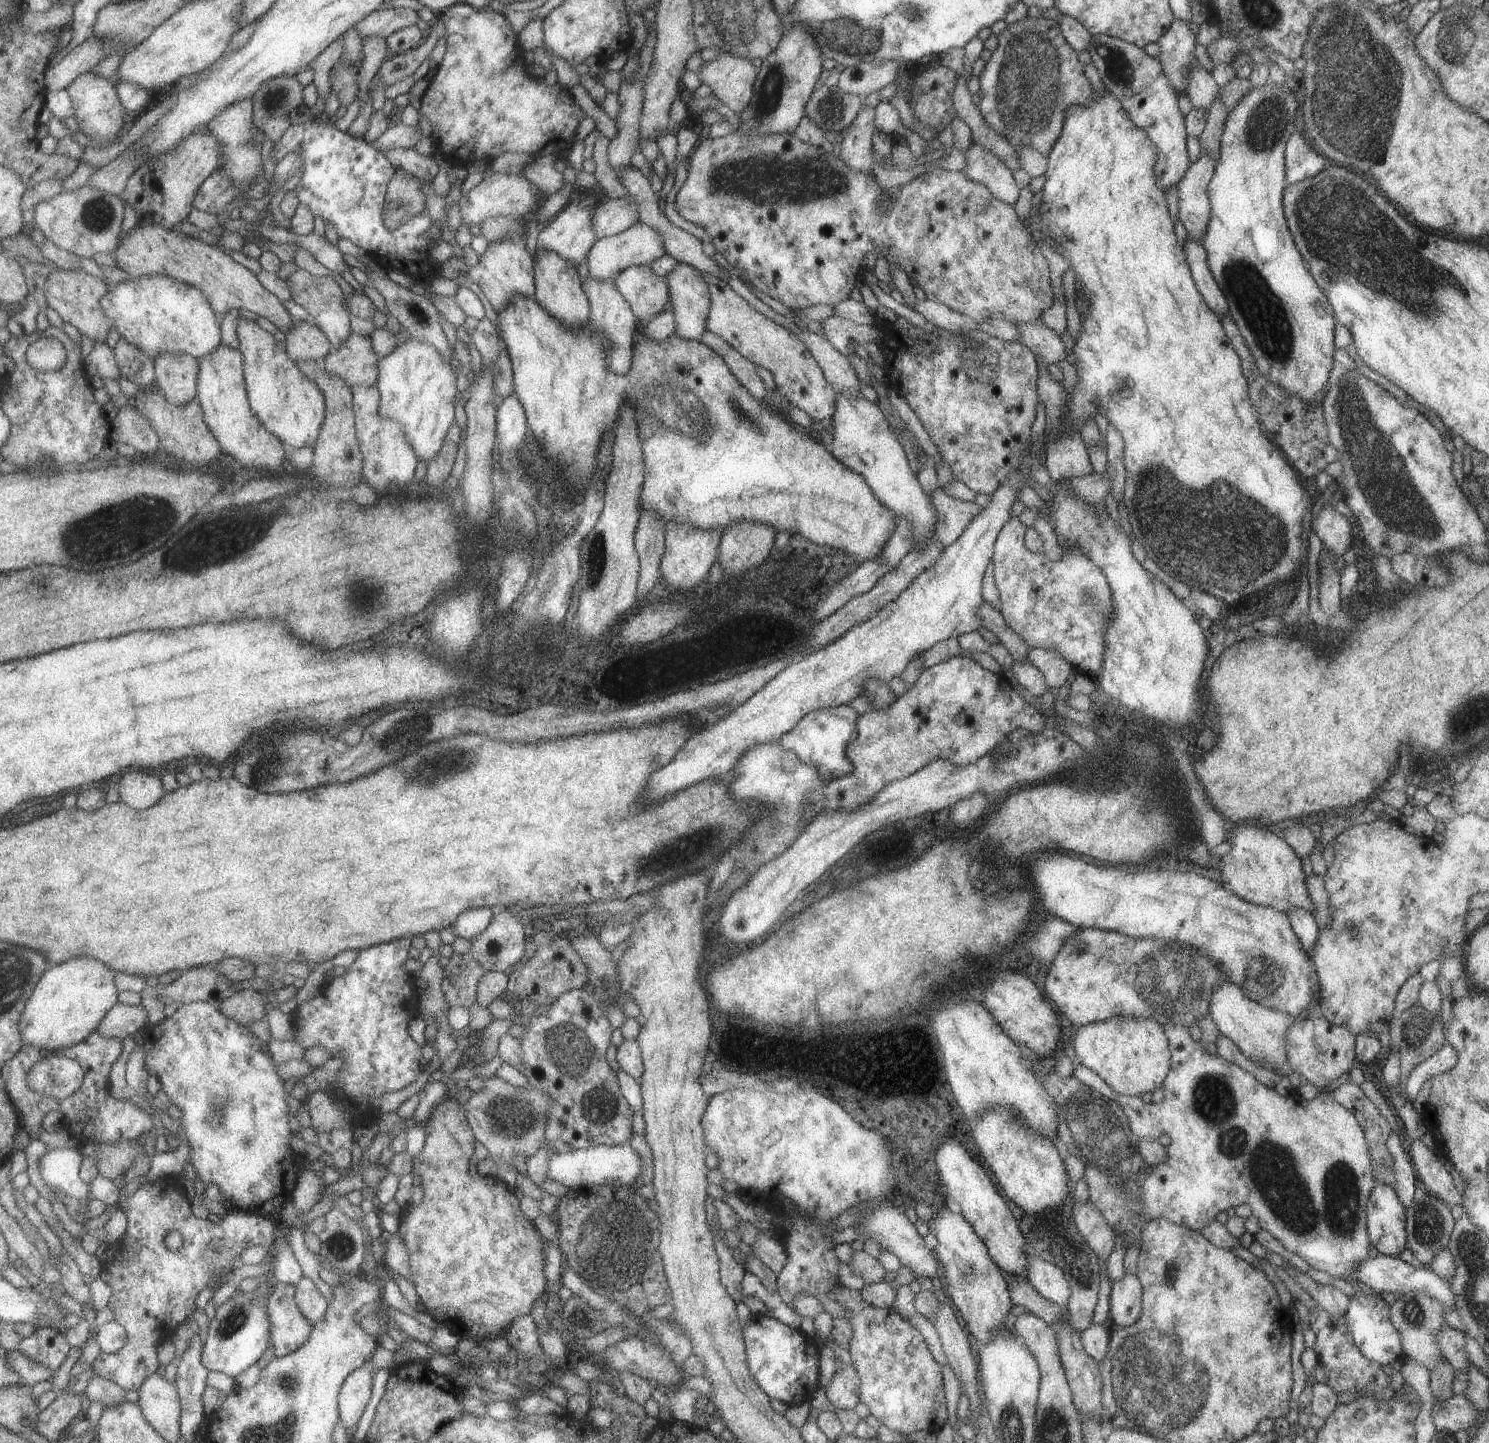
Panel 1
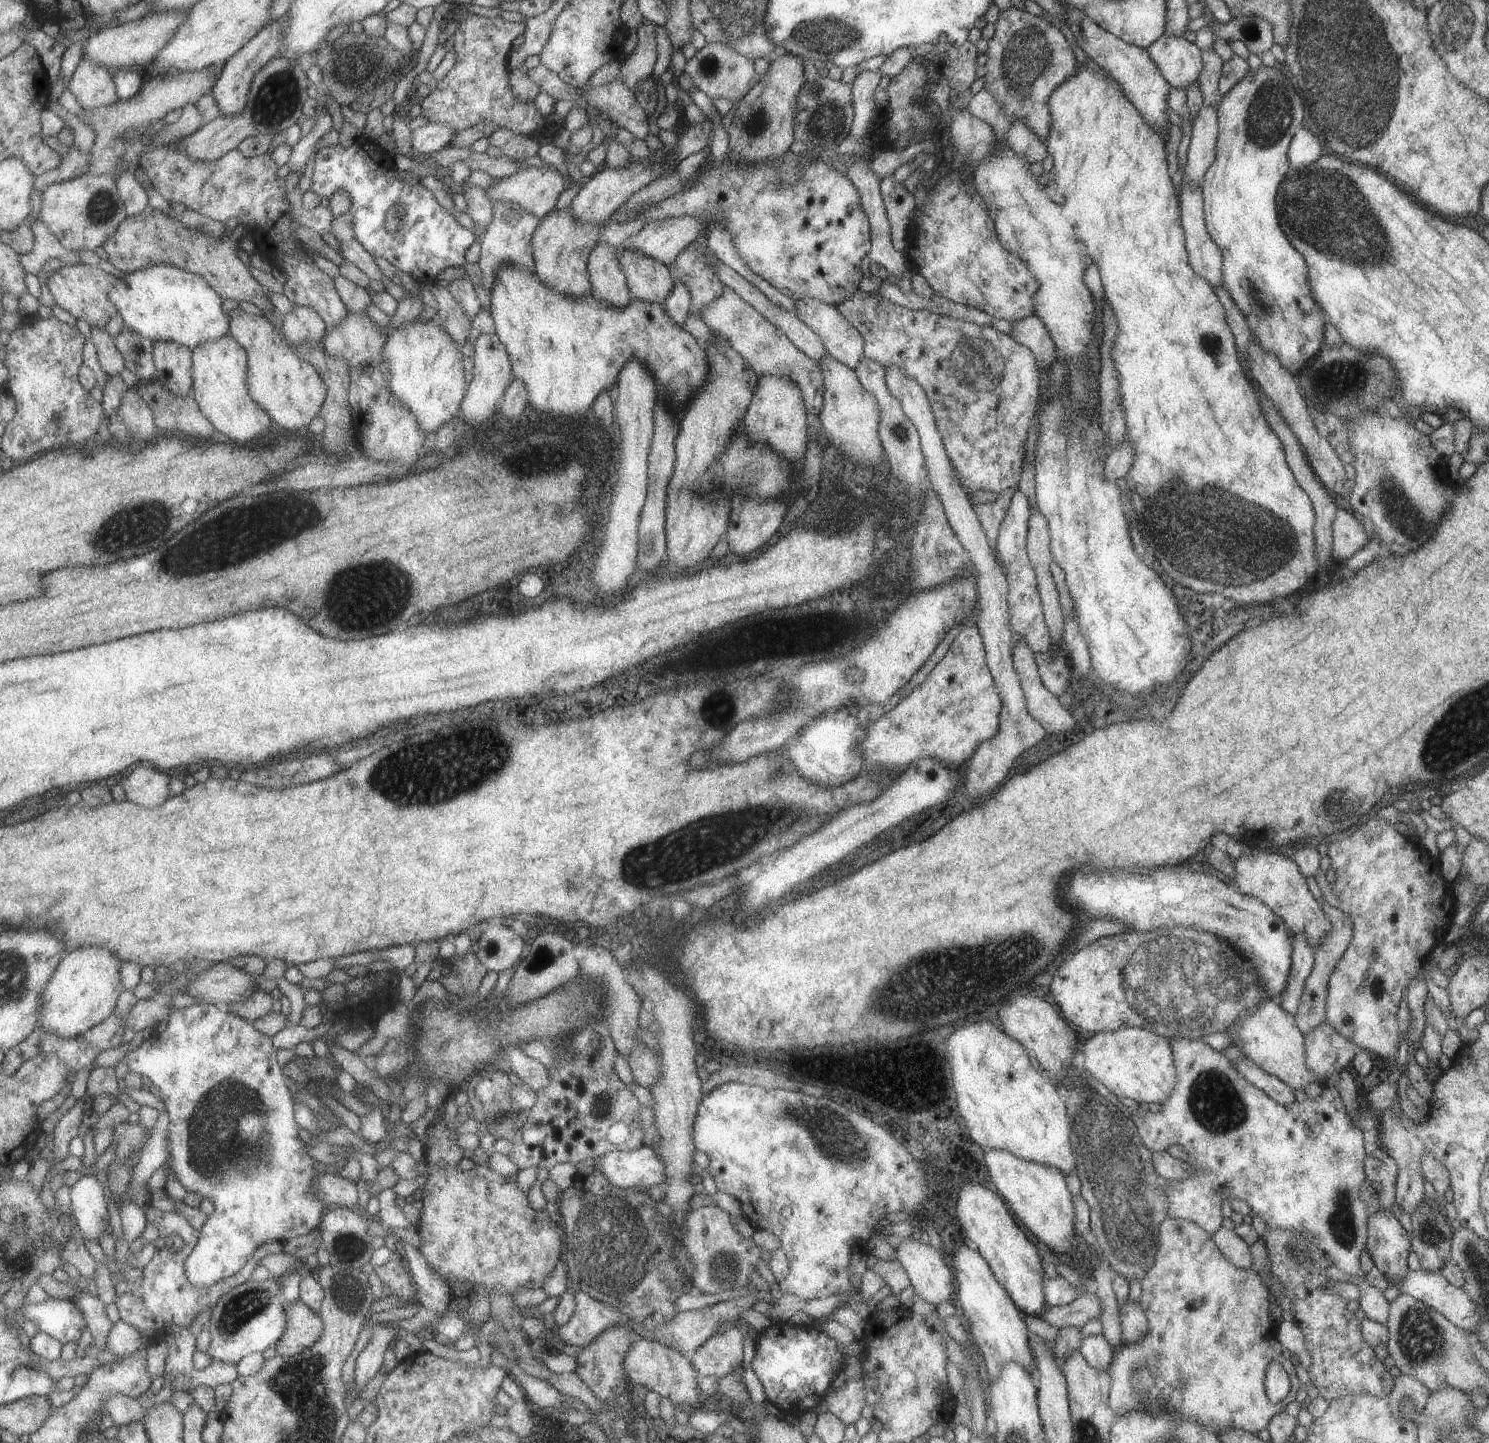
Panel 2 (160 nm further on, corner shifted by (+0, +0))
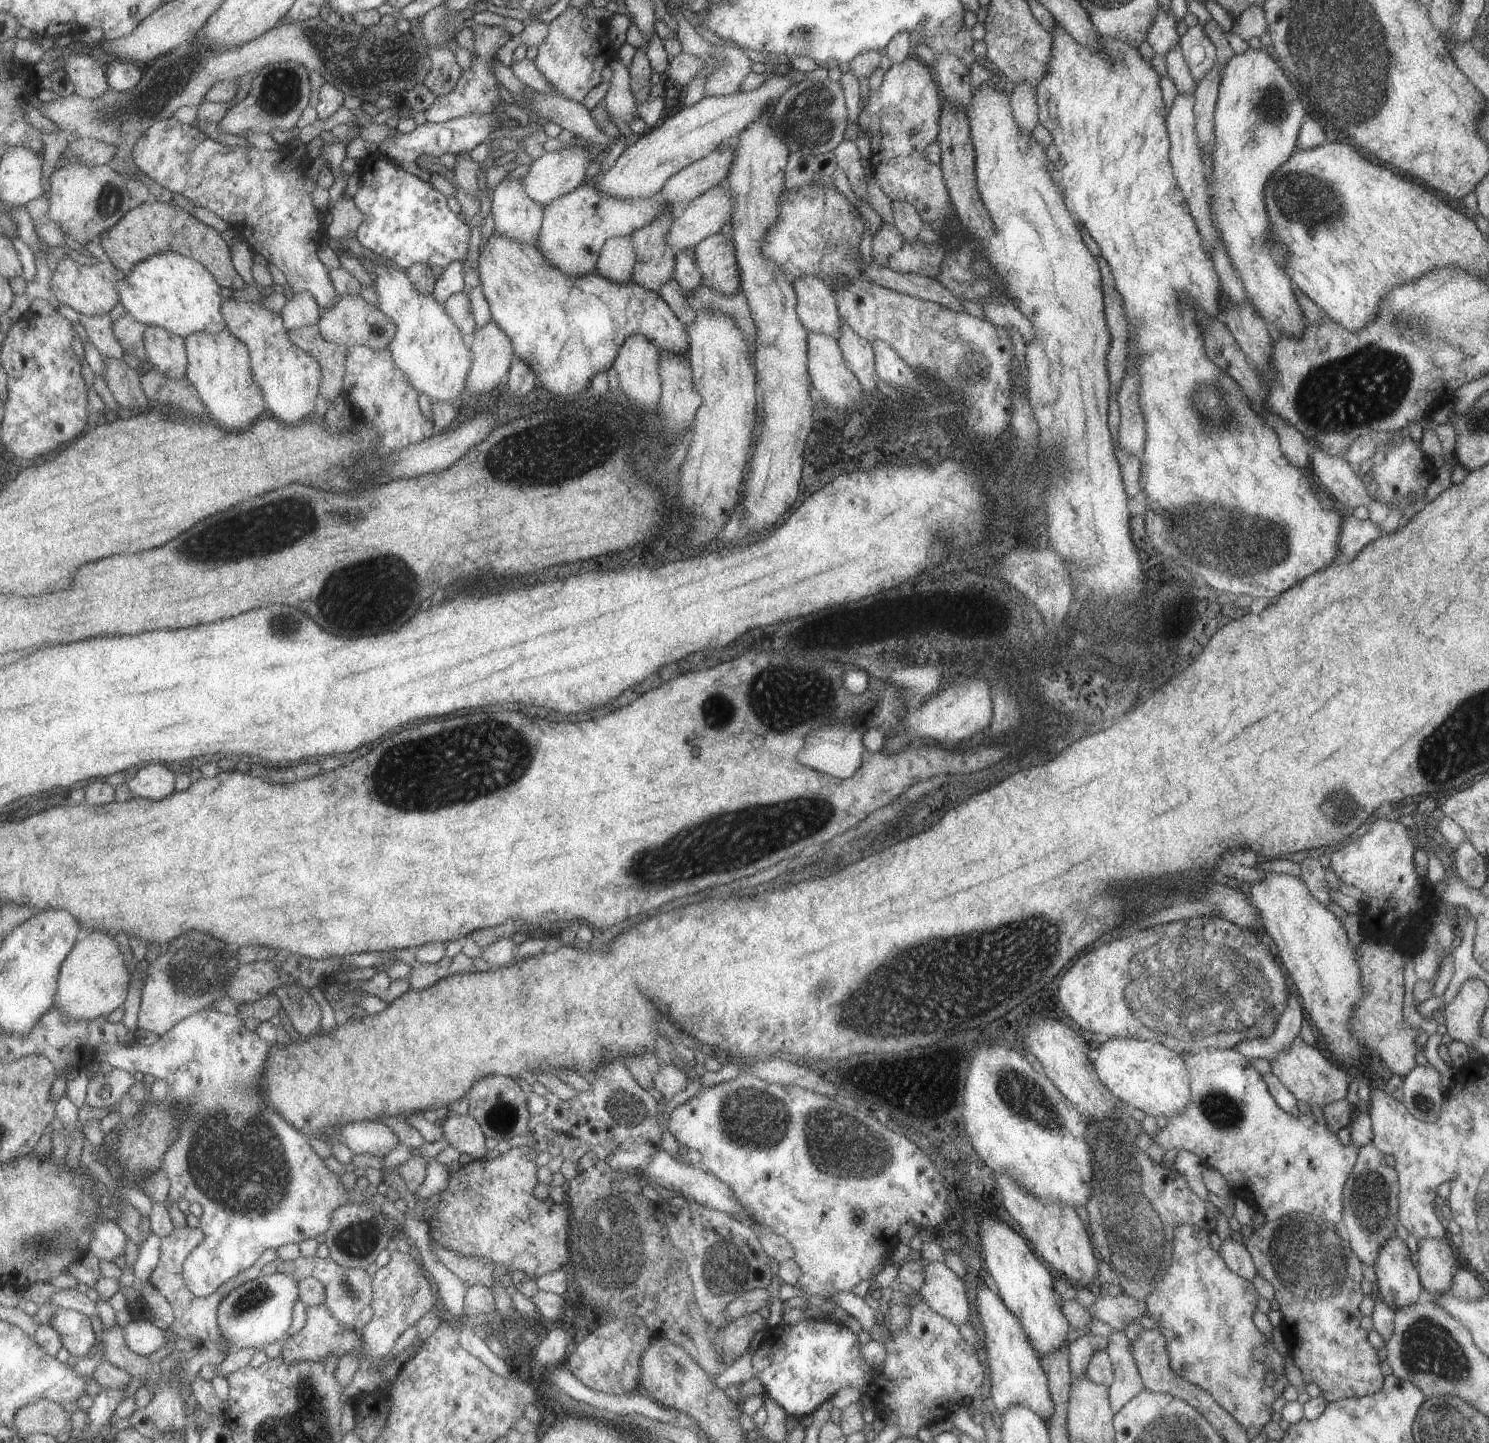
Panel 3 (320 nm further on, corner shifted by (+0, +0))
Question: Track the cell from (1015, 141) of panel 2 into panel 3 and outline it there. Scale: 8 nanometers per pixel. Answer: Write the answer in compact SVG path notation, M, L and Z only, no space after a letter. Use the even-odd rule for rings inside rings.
M1023 80L1014 84L1012 90L1009 97L1011 116L1013 116L1019 132L1029 136L1038 123L1039 117L1035 90L1029 84L1025 84Z

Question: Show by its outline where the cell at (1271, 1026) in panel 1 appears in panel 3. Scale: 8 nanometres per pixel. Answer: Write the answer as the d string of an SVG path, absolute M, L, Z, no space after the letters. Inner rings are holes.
M1299 1036L1291 1042L1289 1050L1279 1052L1273 1060L1268 1061L1272 1074L1295 1096L1296 1101L1305 1102L1310 1107L1319 1106L1323 1109L1325 1104L1331 1104L1345 1099L1351 1077L1341 1066L1333 1065L1332 1061L1322 1051L1321 1047L1305 1044Z

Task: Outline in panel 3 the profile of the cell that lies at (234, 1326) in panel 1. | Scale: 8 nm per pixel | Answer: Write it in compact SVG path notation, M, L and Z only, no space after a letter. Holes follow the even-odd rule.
M276 1272L271 1276L262 1275L260 1278L251 1280L231 1292L230 1296L223 1300L219 1306L219 1326L225 1341L235 1349L262 1348L273 1343L282 1343L287 1337L287 1331L293 1322L293 1308L295 1302L300 1300L299 1280L291 1274Z

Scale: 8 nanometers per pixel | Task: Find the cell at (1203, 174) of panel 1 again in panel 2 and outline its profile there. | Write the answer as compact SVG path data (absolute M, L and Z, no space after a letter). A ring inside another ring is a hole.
M1202 104L1190 123L1191 135L1186 165L1183 167L1183 179L1199 187L1203 173L1214 159L1218 133L1216 106Z

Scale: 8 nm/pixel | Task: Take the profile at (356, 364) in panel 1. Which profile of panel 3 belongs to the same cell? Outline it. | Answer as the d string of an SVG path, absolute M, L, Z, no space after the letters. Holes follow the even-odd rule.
M343 296L335 302L335 308L323 310L320 320L320 332L327 342L335 342L347 348L368 346L373 350L383 350L390 347L398 332L398 325L389 316L381 312L378 305L369 304L363 296Z

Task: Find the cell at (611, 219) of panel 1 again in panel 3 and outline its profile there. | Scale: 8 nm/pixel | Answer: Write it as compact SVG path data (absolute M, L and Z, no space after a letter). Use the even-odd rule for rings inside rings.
M733 147L715 150L700 160L681 168L667 178L659 195L668 204L689 203L713 186L724 183L731 166Z

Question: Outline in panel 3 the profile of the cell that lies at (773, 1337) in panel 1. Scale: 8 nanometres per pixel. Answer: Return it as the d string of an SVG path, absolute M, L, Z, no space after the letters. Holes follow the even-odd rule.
M804 1319L794 1325L780 1324L764 1330L757 1349L752 1352L751 1366L753 1375L764 1389L764 1396L779 1404L783 1411L793 1417L801 1418L811 1415L822 1403L831 1400L832 1395L843 1387L853 1387L860 1395L866 1394L872 1382L873 1370L865 1362L859 1352L860 1344L857 1335L845 1324L823 1319Z

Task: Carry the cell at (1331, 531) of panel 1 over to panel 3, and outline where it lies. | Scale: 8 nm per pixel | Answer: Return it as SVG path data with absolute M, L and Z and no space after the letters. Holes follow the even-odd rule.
M1349 515L1343 518L1339 528L1339 539L1337 546L1347 560L1355 556L1373 540L1381 535L1379 528L1372 524L1368 519L1356 520Z

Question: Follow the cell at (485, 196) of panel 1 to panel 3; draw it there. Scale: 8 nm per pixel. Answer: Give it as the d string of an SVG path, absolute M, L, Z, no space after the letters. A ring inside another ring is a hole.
M570 143L567 144L566 148L561 150L546 152L530 164L529 172L521 180L527 198L533 202L537 202L539 206L545 207L555 200L555 198L572 192L586 178L585 166L587 166L587 162L590 161L587 158L587 148L585 146L573 146Z

